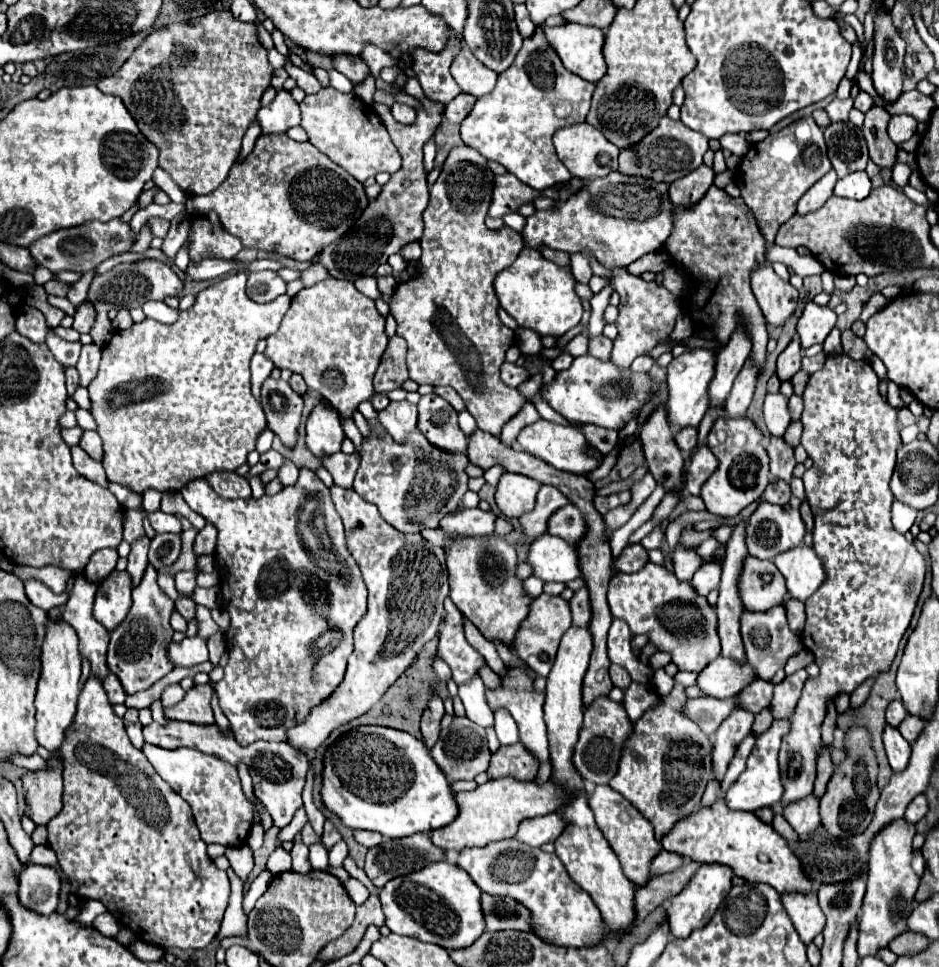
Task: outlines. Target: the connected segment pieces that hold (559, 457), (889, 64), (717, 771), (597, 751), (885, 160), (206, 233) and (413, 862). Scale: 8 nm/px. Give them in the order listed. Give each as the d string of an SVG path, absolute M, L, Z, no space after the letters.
M539 420L521 430L521 434L517 436L517 448L533 454L535 458L545 460L557 470L565 470L571 474L589 474L601 466L599 458L587 454L587 448L591 448L591 444L585 440L585 434L577 426L571 426L571 424L561 426L561 424L553 424L547 420Z
M879 8L875 18L875 54L873 54L873 86L885 104L893 104L905 78L905 42L899 38L891 16Z
M737 708L719 726L717 738L715 738L715 746L713 746L713 778L717 782L723 780L725 770L727 770L727 766L729 766L729 762L731 762L737 746L749 734L753 718L755 716L751 712L747 712L743 708Z
M607 696L597 698L589 708L585 708L585 720L573 750L573 766L577 768L581 778L591 780L595 784L609 784L609 780L617 770L623 742L631 730L633 730L633 724L629 722L623 704L611 702Z
M873 106L865 114L865 140L869 146L869 156L879 168L893 168L897 162L897 146L887 134L887 124L891 114L883 106Z
M191 222L189 228L189 260L199 264L207 258L229 260L243 250L237 236L229 234L221 224L213 222Z
M413 834L413 838L399 838L397 842L393 842L393 838L385 838L385 842L381 846L375 846L367 852L367 860L365 860L365 872L369 876L369 880L377 886L383 888L389 880L397 878L397 876L407 876L411 872L423 870L427 864L445 860L445 850L437 848L429 834Z

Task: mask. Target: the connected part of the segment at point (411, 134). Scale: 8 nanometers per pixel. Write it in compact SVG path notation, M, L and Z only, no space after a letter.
M409 78L407 82L407 94L417 98L421 102L421 108L417 108L417 120L411 126L399 124L387 106L375 104L377 116L383 120L393 144L397 146L403 166L391 174L391 180L381 188L379 196L369 202L369 206L363 210L363 216L355 222L353 230L347 232L343 238L335 240L329 244L321 254L319 254L319 264L323 264L333 278L347 278L355 280L361 274L363 276L373 276L379 264L385 264L391 254L397 254L405 244L417 242L423 236L423 210L429 204L429 186L427 186L427 172L423 166L423 144L429 140L437 126L443 120L443 110L445 106L439 102L431 102L419 84L417 78Z

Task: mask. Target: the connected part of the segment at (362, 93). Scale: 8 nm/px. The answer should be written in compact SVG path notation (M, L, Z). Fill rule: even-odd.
M369 78L369 82L361 82L361 86L355 86L355 94L373 106L373 94L375 94L375 78Z

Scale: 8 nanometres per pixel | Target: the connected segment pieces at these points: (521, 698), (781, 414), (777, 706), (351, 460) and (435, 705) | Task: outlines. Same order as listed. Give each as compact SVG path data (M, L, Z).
M507 666L507 674L501 676L501 686L495 690L485 690L485 698L487 704L493 712L497 712L499 708L507 710L513 720L519 726L519 742L531 750L533 754L537 754L537 758L543 762L549 756L547 750L547 734L545 734L545 722L543 722L543 704L545 704L545 694L537 692L533 686L533 678L527 674L525 668L521 666Z
M777 392L777 394L767 394L765 396L765 404L763 404L763 414L765 414L765 422L767 428L773 436L783 436L791 416L789 416L789 408L787 408L787 398Z
M799 670L795 674L787 676L781 684L775 684L773 700L771 700L771 706L769 706L775 720L791 718L791 714L795 712L795 706L801 698L801 690L803 690L805 680L807 680L807 672Z
M331 454L323 460L323 466L329 470L333 476L335 484L339 486L353 486L357 466L359 466L359 456L347 456L347 454Z
M433 692L425 710L423 710L423 716L421 716L421 732L423 732L423 740L425 740L427 748L433 748L439 738L443 716L445 716L443 698L439 696L439 692Z

